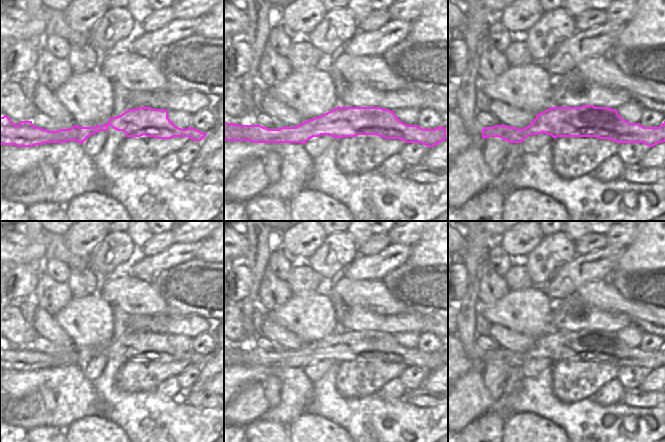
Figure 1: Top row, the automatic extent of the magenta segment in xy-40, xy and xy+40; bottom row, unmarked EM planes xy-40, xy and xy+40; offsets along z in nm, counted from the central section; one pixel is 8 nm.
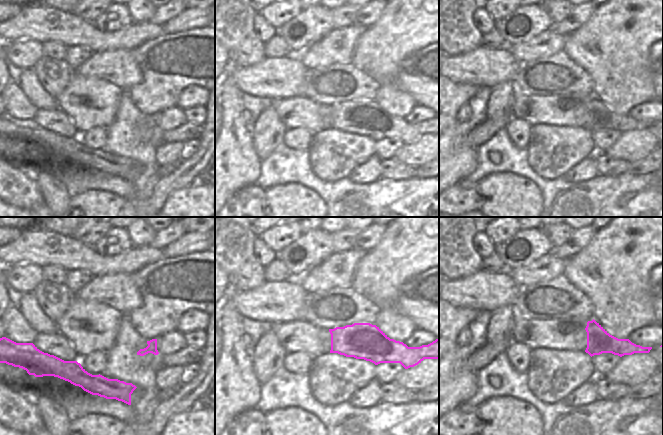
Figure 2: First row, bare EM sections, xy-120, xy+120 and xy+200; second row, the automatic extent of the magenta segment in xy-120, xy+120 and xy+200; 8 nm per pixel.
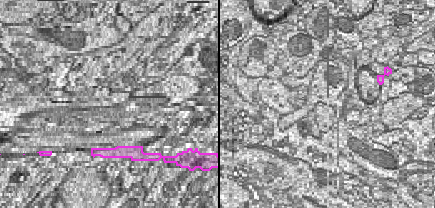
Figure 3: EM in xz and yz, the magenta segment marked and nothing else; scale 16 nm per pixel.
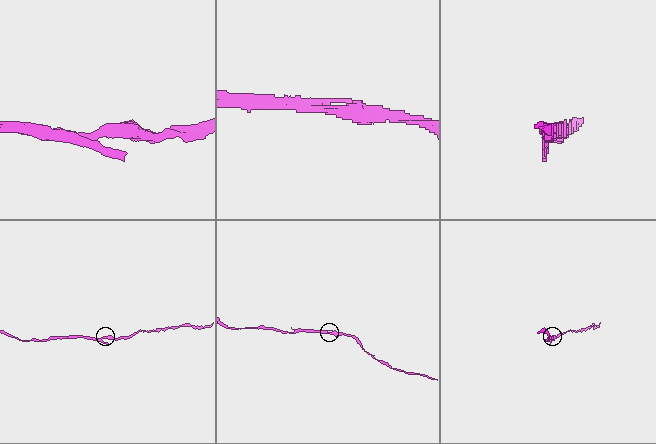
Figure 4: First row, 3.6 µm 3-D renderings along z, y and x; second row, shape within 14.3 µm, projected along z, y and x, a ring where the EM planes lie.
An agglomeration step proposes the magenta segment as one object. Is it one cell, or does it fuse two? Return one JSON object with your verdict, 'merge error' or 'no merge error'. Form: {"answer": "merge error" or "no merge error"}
{"answer": "no merge error"}

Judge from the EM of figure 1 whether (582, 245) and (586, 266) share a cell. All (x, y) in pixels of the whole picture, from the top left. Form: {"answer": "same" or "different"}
{"answer": "different"}

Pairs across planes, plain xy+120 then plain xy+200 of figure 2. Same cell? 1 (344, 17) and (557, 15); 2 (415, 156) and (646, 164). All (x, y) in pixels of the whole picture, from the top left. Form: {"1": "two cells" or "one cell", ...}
{"1": "one cell", "2": "two cells"}

